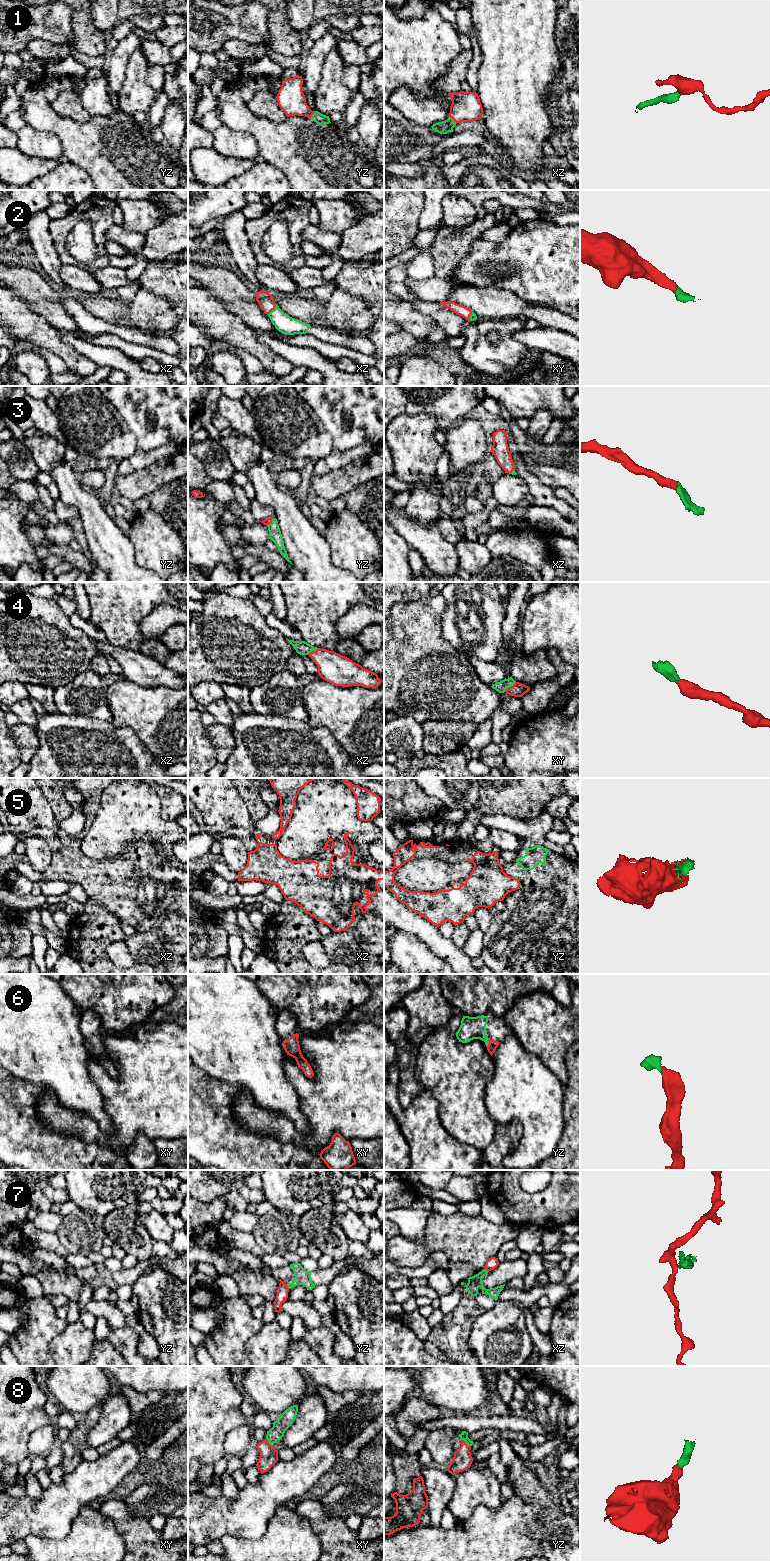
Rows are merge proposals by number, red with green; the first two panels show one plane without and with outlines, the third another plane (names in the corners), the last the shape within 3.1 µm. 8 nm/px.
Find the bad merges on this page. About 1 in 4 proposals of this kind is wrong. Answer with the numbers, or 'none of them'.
5, 7

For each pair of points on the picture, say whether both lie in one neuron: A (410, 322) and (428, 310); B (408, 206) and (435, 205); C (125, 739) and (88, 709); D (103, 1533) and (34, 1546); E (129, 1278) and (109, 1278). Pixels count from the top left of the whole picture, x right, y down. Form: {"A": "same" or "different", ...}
{"A": "different", "B": "different", "C": "different", "D": "same", "E": "same"}

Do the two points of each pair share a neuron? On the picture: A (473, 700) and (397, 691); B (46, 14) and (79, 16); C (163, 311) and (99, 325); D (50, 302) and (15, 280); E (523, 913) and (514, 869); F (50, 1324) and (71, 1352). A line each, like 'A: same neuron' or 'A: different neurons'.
A: same neuron
B: different neurons
C: different neurons
D: same neuron
E: same neuron
F: different neurons

